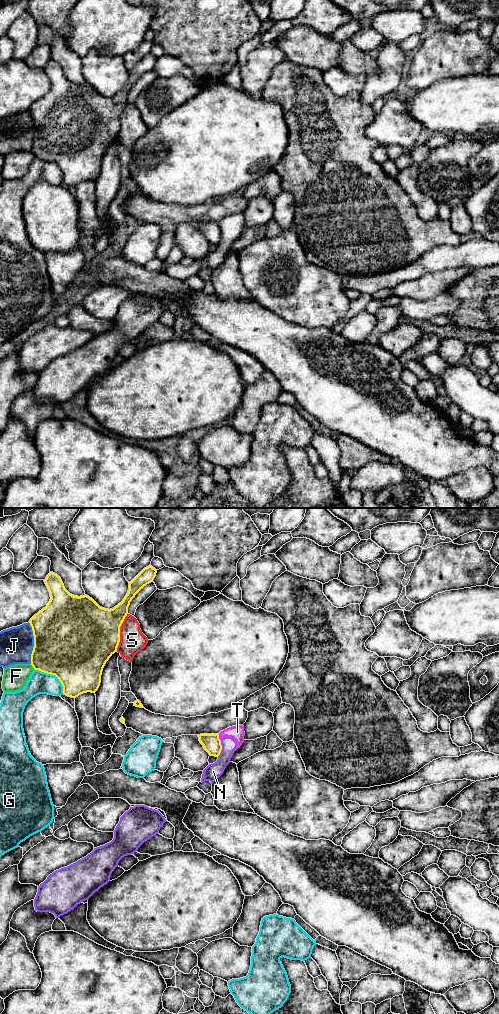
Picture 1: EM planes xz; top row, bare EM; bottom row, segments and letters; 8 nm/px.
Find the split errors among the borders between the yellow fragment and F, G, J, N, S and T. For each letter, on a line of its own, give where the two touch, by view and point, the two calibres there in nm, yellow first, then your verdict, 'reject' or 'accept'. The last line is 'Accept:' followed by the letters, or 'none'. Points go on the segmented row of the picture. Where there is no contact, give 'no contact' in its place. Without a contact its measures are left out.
F: xz (32, 665) | 400/200 nm | reject
G: xz (53, 674) | 500/180 nm | reject
J: xz (34, 643) | 500/280 nm | reject
N: xz (221, 748) | 140/130 nm | reject
S: xz (119, 632) | 480/200 nm | reject
T: xz (218, 737) | 140/110 nm | reject
Accept: none

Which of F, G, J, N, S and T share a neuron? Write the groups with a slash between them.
F / G / J / N T / S

